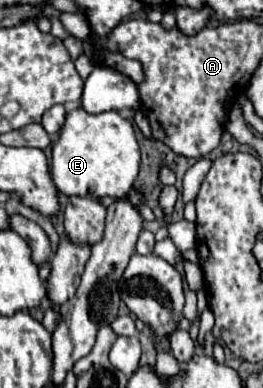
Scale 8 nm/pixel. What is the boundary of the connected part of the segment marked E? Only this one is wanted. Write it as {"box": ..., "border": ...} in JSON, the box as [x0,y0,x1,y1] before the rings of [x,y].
{"box":[50,108,140,198],"border":[[[76,108],[66,114],[64,128],[52,144],[50,174],[56,188],[66,196],[122,198],[134,184],[140,168],[140,150],[134,128],[118,112],[88,114]]]}

